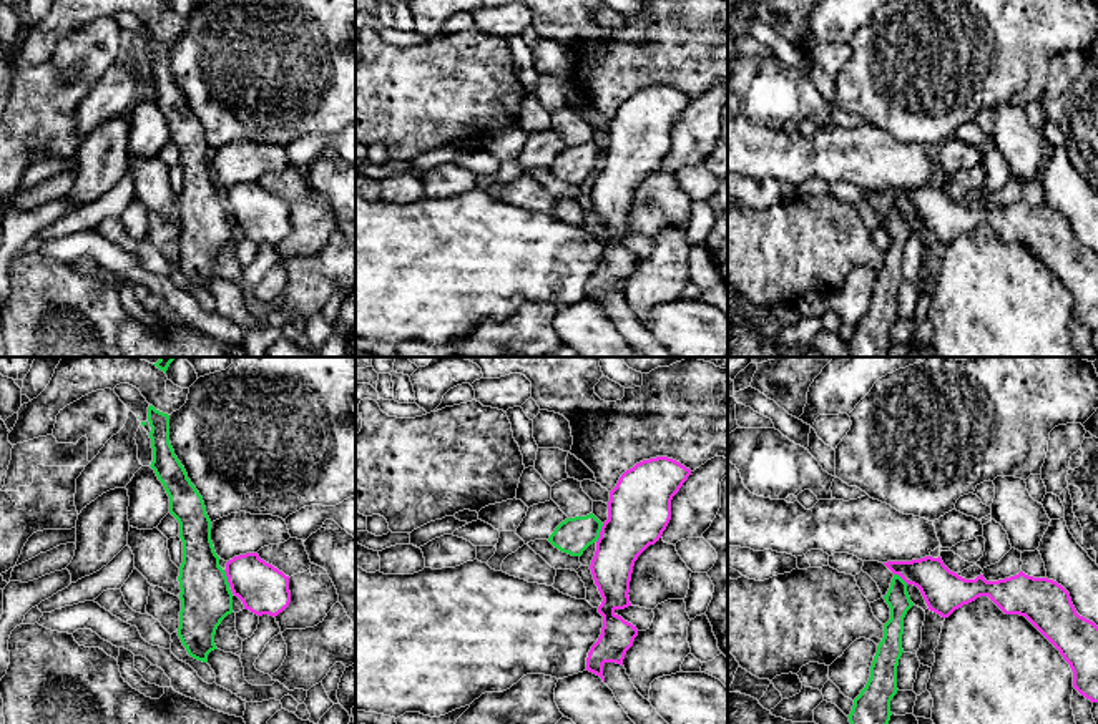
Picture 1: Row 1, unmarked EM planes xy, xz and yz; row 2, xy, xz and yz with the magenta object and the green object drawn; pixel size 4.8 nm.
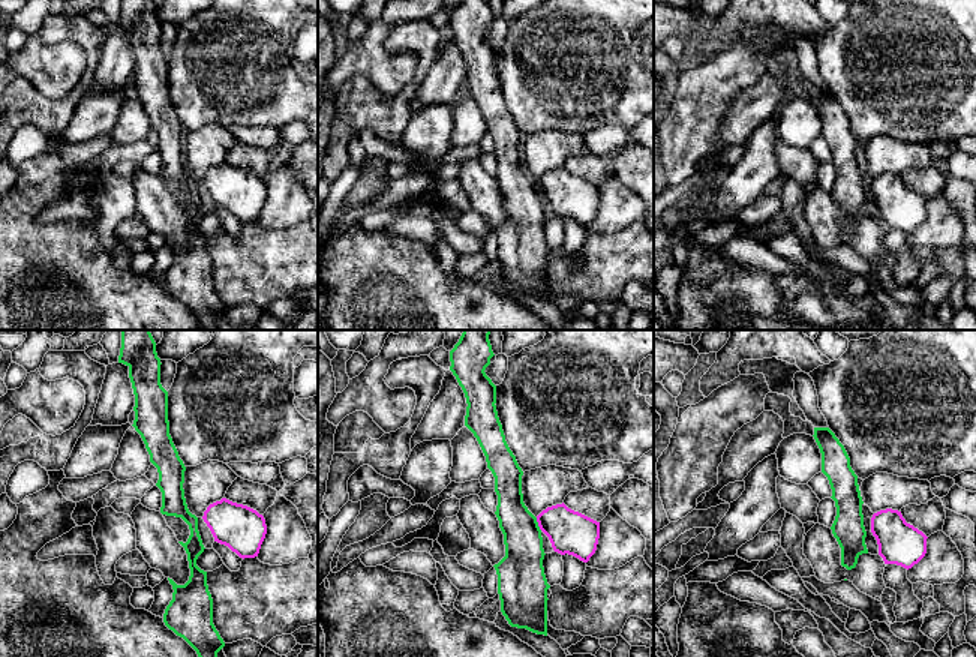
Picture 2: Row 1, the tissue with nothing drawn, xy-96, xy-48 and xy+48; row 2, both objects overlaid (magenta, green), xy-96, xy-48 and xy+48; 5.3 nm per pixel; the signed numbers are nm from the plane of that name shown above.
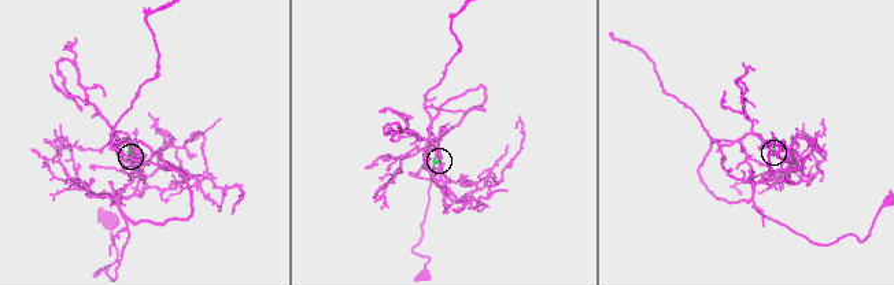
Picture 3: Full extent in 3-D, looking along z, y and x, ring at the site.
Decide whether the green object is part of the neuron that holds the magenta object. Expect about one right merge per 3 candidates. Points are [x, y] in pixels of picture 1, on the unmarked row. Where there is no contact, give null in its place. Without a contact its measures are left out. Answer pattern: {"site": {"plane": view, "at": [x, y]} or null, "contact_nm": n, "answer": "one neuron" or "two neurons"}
{"site": {"plane": "xz", "at": [600, 161]}, "contact_nm": 100, "answer": "two neurons"}

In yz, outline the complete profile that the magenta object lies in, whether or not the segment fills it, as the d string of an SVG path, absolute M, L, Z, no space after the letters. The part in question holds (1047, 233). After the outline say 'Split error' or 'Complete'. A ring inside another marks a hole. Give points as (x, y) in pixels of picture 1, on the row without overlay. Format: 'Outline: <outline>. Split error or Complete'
Outline: M940 184L884 193L917 214L927 237L942 246L980 224L988 224L1005 242L1025 244L1070 292L1073 316L1098 330L1098 254L1076 241L1070 221L1056 209L1023 199L998 209L987 209L983 203L965 208L950 199Z. Complete

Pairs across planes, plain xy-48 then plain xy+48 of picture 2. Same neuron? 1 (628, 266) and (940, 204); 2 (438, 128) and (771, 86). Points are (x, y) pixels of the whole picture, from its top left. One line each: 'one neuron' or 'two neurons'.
1: two neurons
2: two neurons

